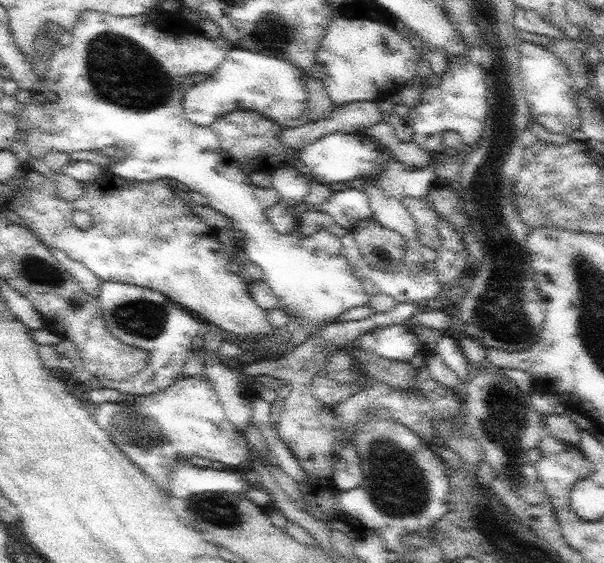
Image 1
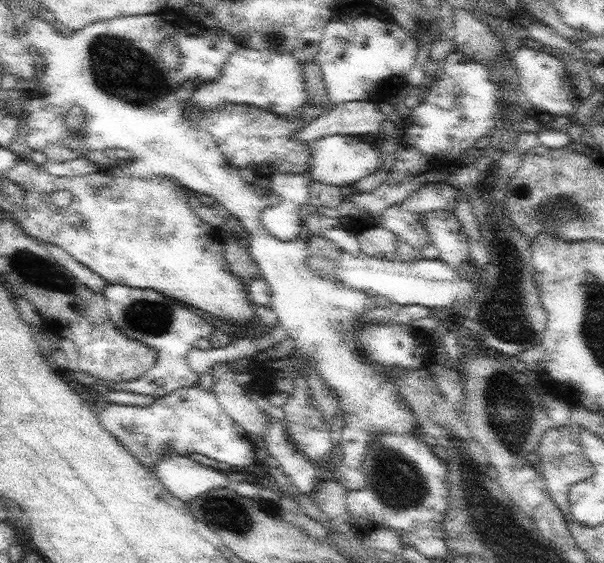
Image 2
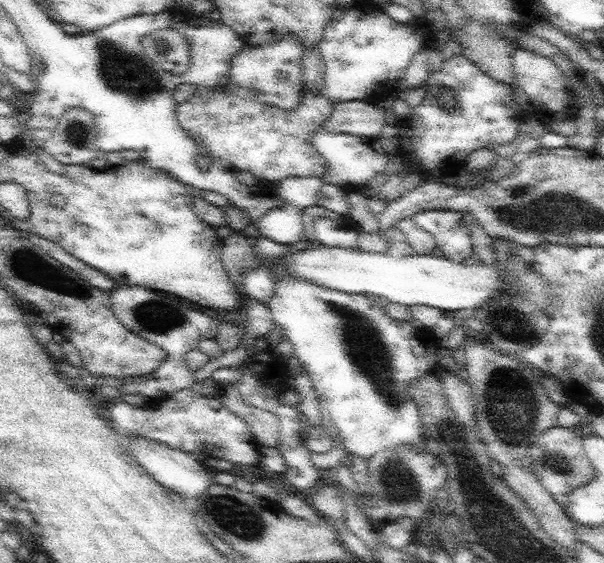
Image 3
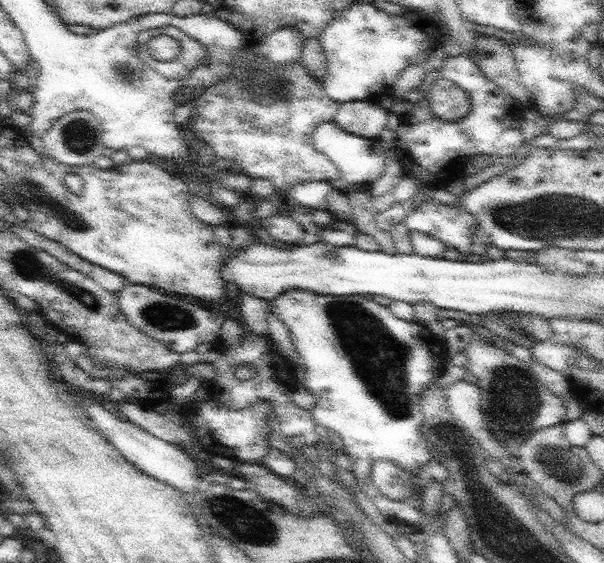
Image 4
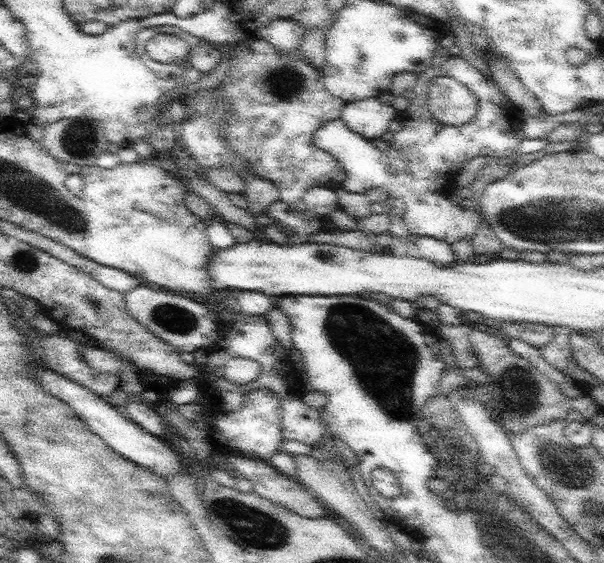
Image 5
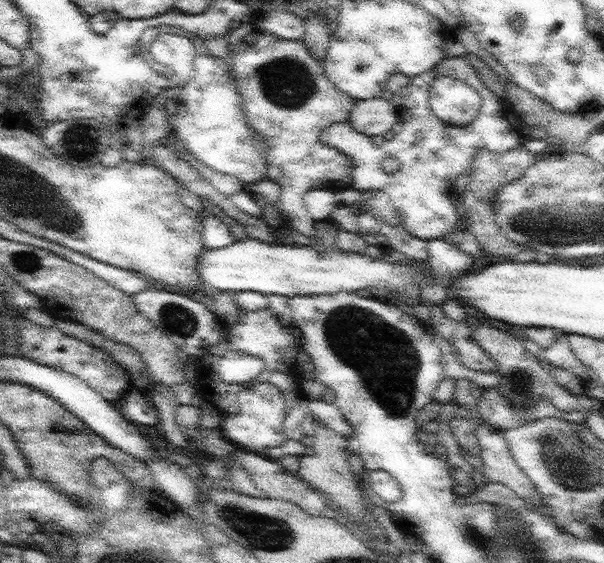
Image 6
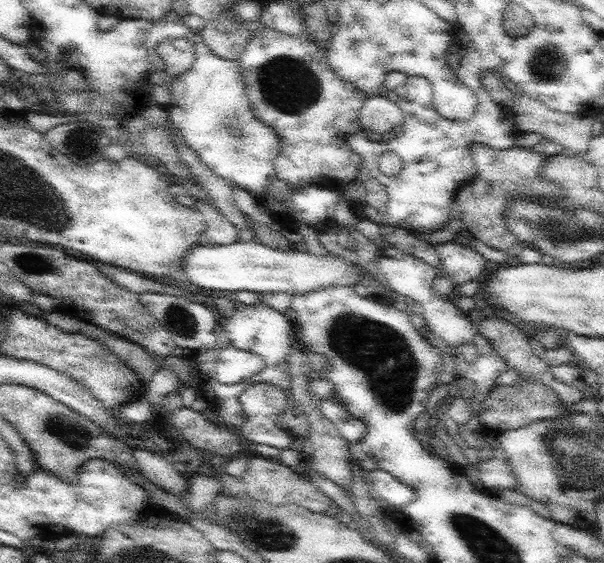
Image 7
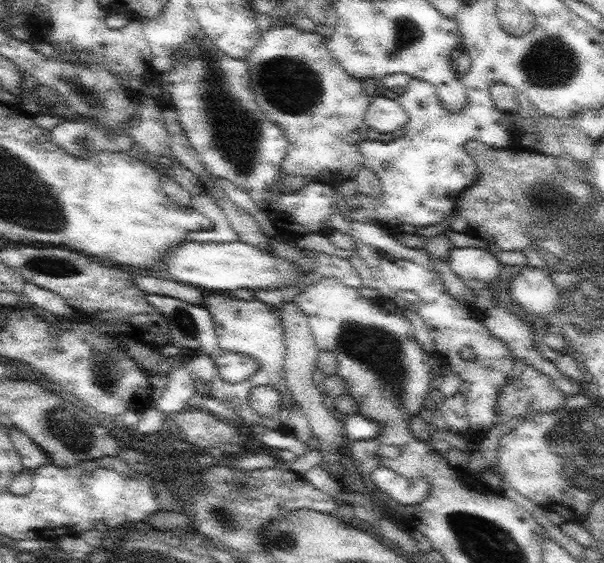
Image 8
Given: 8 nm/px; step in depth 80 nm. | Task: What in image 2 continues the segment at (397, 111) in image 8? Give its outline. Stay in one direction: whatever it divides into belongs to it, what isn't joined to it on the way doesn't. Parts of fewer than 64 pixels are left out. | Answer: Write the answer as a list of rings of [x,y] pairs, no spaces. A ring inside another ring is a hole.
[[[353,100],[333,105],[324,114],[310,121],[298,134],[300,142],[310,144],[335,134],[370,134],[382,130],[385,119],[382,107],[370,100]]]

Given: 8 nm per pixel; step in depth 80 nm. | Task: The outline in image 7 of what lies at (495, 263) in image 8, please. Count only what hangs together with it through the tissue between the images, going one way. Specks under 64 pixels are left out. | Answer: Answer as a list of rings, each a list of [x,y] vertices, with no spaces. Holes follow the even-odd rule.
[[[454,240],[446,243],[438,243],[434,246],[438,253],[438,258],[441,260],[441,269],[436,270],[435,281],[433,282],[433,292],[440,296],[451,296],[455,286],[464,284],[468,280],[478,281],[480,276],[489,275],[486,273],[487,260],[472,247],[456,243]]]

